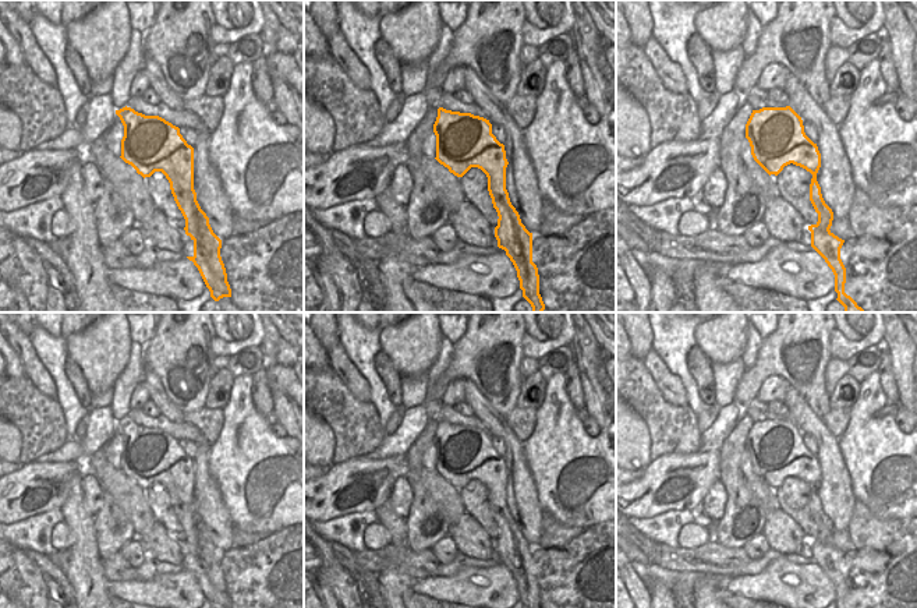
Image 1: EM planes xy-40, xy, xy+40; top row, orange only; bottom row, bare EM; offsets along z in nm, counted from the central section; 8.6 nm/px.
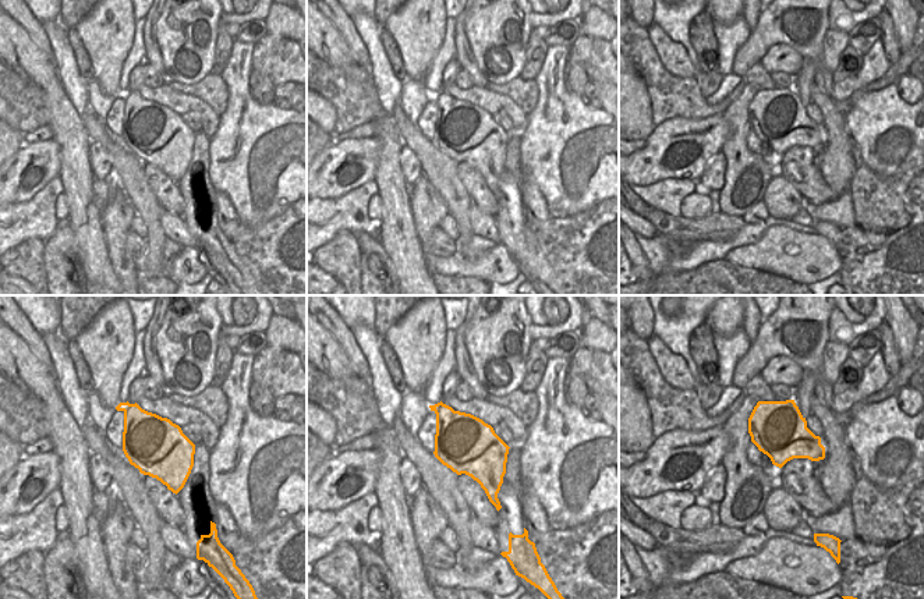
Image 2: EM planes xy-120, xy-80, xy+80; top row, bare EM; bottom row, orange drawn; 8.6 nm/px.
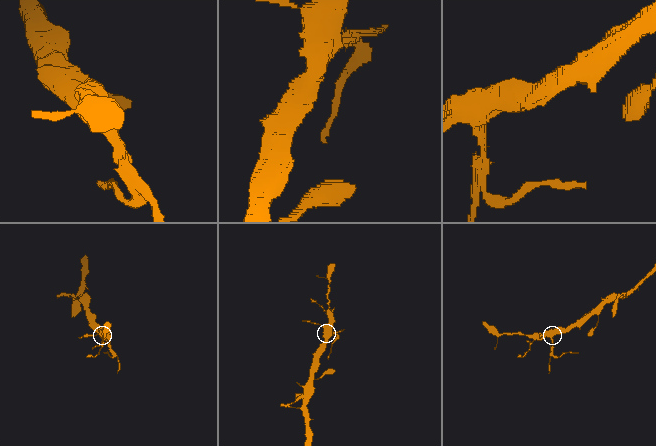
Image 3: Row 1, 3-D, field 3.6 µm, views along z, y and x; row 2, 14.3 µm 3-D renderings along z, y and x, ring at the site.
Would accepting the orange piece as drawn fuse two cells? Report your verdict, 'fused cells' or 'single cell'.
fused cells

